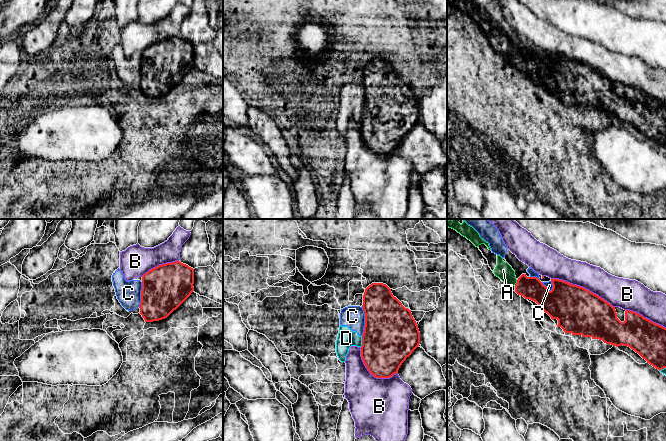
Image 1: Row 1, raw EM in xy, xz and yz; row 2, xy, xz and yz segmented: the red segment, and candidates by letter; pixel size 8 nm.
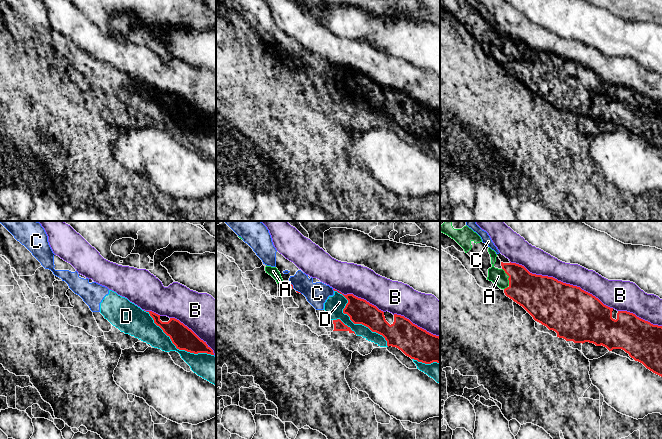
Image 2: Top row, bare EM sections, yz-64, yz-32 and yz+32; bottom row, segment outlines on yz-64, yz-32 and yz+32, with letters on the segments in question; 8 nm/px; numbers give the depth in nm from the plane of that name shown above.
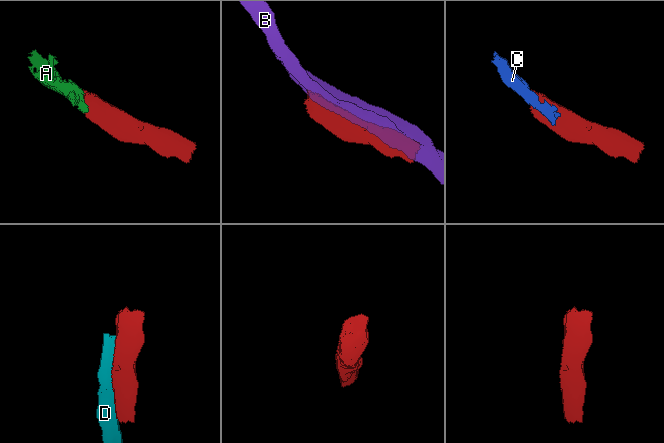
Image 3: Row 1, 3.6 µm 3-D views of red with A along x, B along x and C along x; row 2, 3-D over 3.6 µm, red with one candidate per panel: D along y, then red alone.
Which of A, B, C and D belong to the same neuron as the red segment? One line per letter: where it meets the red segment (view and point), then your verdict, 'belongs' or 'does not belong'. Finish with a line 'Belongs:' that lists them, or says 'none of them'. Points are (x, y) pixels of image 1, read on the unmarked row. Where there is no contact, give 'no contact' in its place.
A: meets red in yz at (517, 58); belongs
B: meets red in yz at (582, 63); does not belong
C: meets red in xz at (365, 97); does not belong
D: meets red in xz at (362, 117); does not belong
Belongs: A

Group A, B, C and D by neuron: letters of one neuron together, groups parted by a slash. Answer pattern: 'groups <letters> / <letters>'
groups A / B / C D

